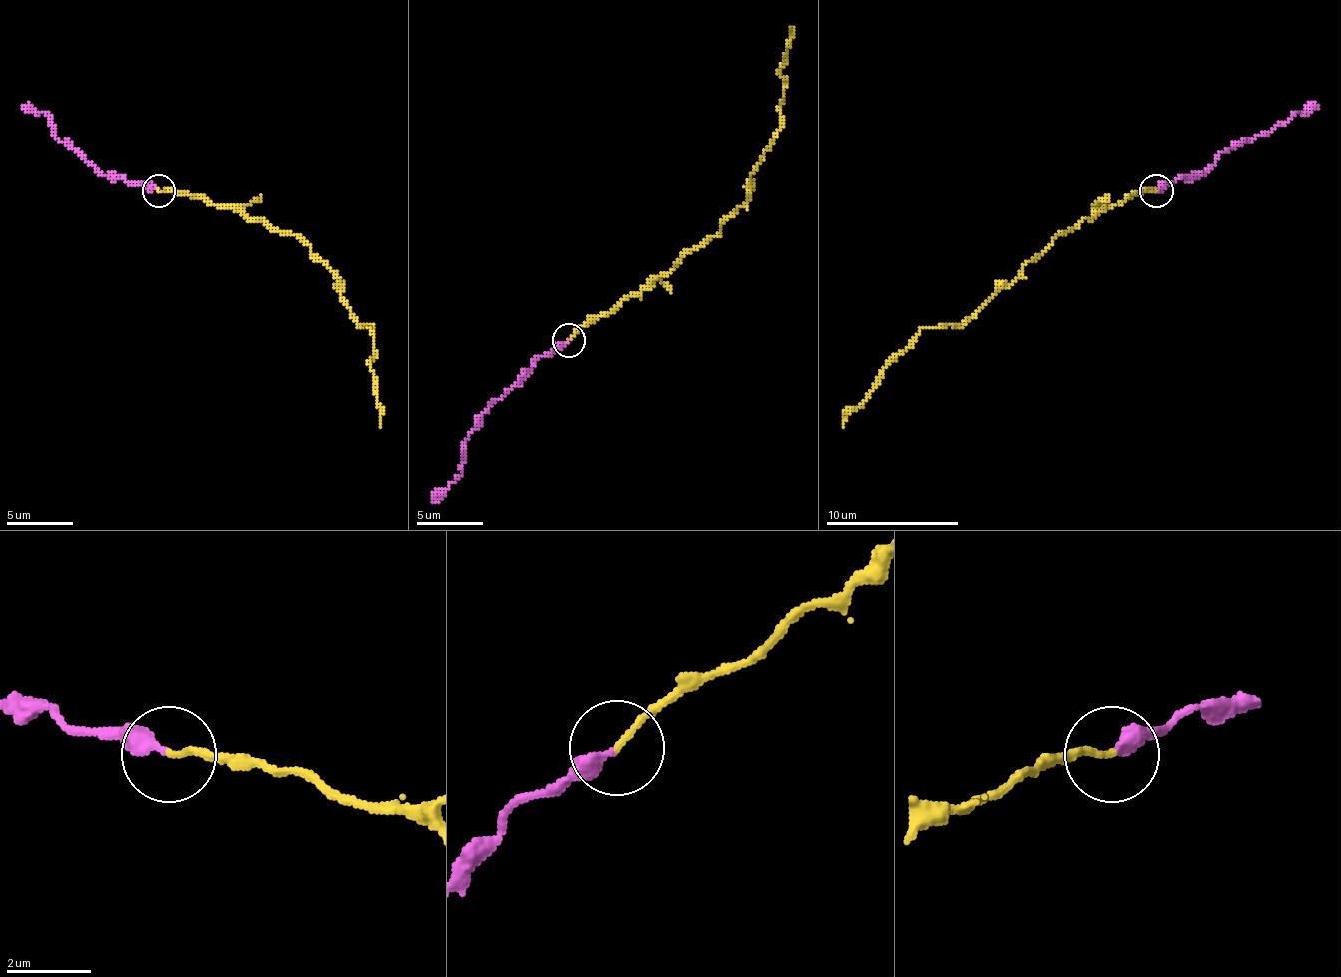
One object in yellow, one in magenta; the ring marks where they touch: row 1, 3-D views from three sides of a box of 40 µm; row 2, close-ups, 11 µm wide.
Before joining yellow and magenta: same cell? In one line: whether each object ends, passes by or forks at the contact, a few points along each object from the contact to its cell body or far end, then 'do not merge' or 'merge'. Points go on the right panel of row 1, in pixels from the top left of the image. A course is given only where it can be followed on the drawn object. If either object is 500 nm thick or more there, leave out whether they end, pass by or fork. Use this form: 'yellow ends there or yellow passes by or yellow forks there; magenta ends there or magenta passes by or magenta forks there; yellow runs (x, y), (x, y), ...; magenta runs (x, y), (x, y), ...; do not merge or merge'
yellow ends there; magenta ends there; yellow runs (1155, 191), (1129, 195), (1115, 205), (1105, 205), (1059, 235), (966, 321), (920, 331), (886, 367), (843, 427); magenta runs (1155, 191), (1178, 178), (1202, 175), (1232, 145), (1288, 122), (1318, 105); do not merge

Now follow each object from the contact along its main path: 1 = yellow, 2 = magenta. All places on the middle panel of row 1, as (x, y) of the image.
1: (568, 339), (707, 243), (747, 200), (750, 173), (784, 104), (780, 70), (790, 27)
2: (568, 339), (535, 362), (482, 416), (465, 442), (462, 472), (432, 502)

